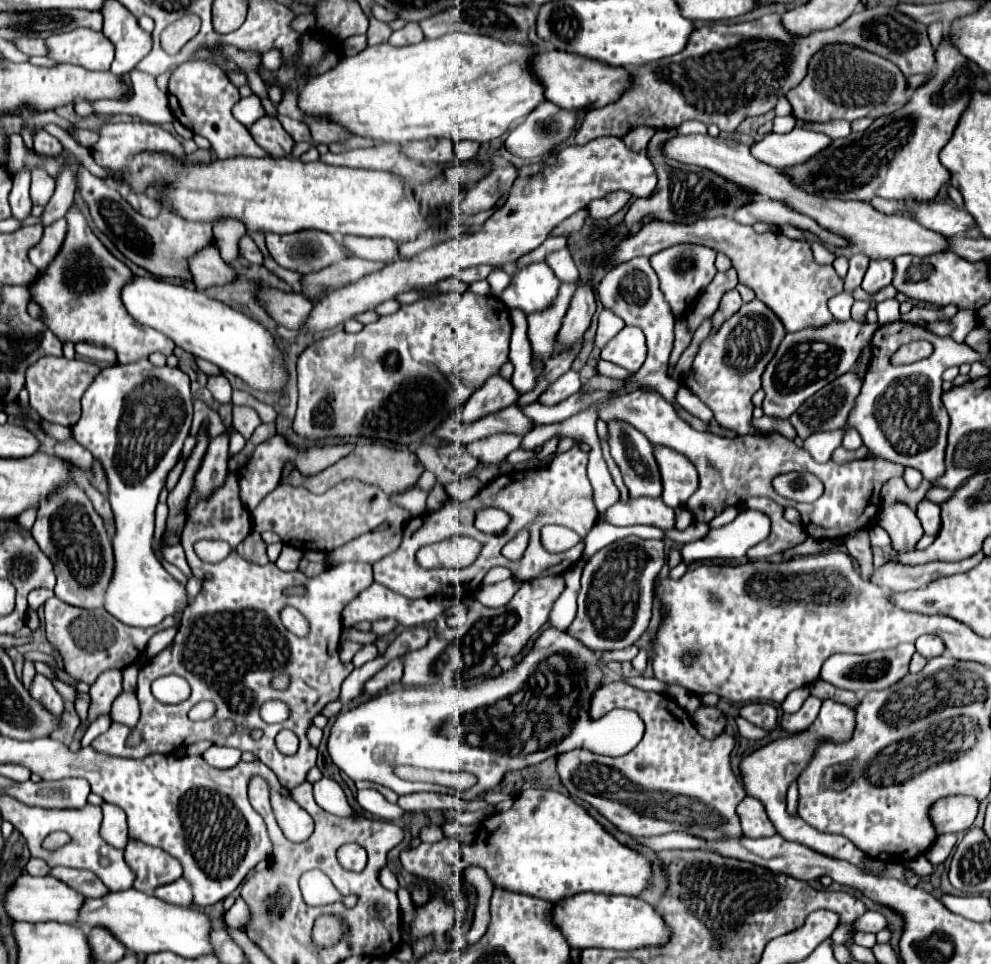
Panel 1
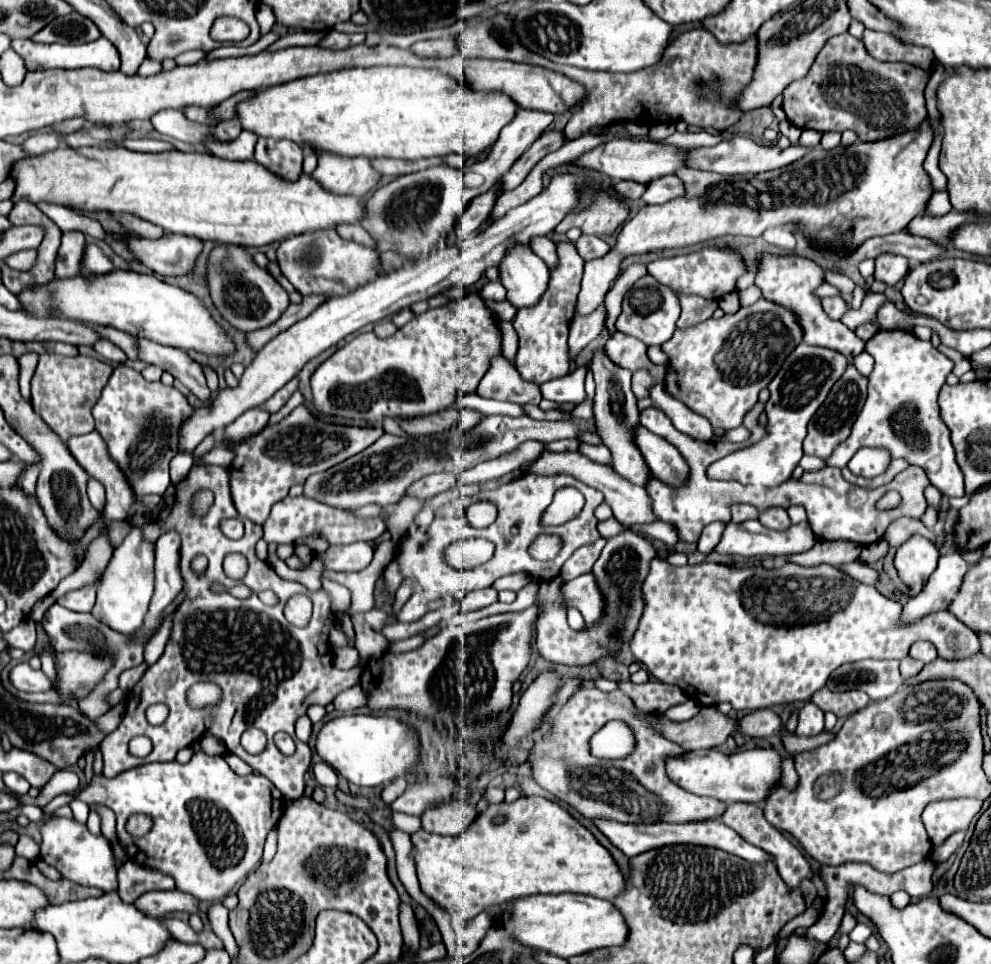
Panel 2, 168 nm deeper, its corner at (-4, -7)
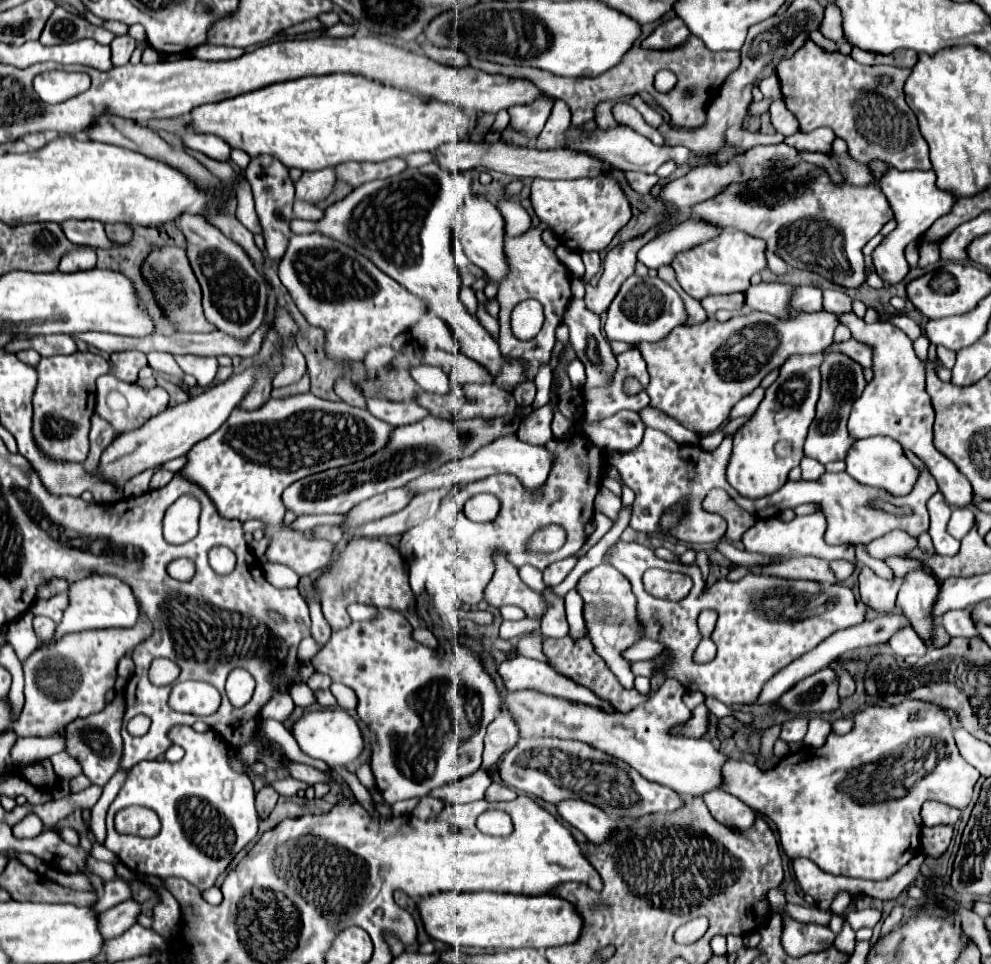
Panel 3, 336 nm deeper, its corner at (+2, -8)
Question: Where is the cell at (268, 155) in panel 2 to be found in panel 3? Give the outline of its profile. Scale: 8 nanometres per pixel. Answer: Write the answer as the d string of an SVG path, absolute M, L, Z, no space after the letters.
M264 154L264 156L252 158L244 172L246 172L246 178L252 186L254 202L256 202L256 214L258 214L260 224L264 228L266 254L270 258L282 258L282 254L286 252L288 240L290 240L288 222L292 220L292 204L294 204L294 182L288 174L288 168L284 168L278 158Z

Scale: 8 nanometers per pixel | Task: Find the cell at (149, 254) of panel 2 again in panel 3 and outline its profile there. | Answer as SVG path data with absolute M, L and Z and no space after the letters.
M68 220L60 226L62 226L66 238L72 244L92 246L92 248L118 248L120 246L116 242L110 242L102 222L96 222L96 220Z

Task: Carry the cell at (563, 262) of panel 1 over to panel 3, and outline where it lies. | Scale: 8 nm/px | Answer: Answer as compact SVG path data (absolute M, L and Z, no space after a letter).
M500 200L498 208L506 220L506 236L518 238L530 228L530 216L516 200Z

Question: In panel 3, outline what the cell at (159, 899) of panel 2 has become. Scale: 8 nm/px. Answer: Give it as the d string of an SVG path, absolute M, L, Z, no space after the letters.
M126 900L100 914L100 932L104 932L104 936L108 936L108 938L120 936L136 924L140 914L142 914L140 902Z

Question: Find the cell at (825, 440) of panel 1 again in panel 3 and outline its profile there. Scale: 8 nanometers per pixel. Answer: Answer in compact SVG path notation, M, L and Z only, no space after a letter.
M846 314L844 322L850 326L852 336L858 342L864 342L872 348L872 372L874 378L864 388L862 396L856 400L848 420L850 438L862 440L870 436L890 436L902 444L902 448L912 450L928 468L928 472L936 478L938 490L944 494L946 502L964 508L972 504L972 486L964 474L950 462L944 454L940 454L934 446L934 408L926 394L924 374L926 362L922 362L912 346L912 340L896 326L888 322L866 324L856 314Z

